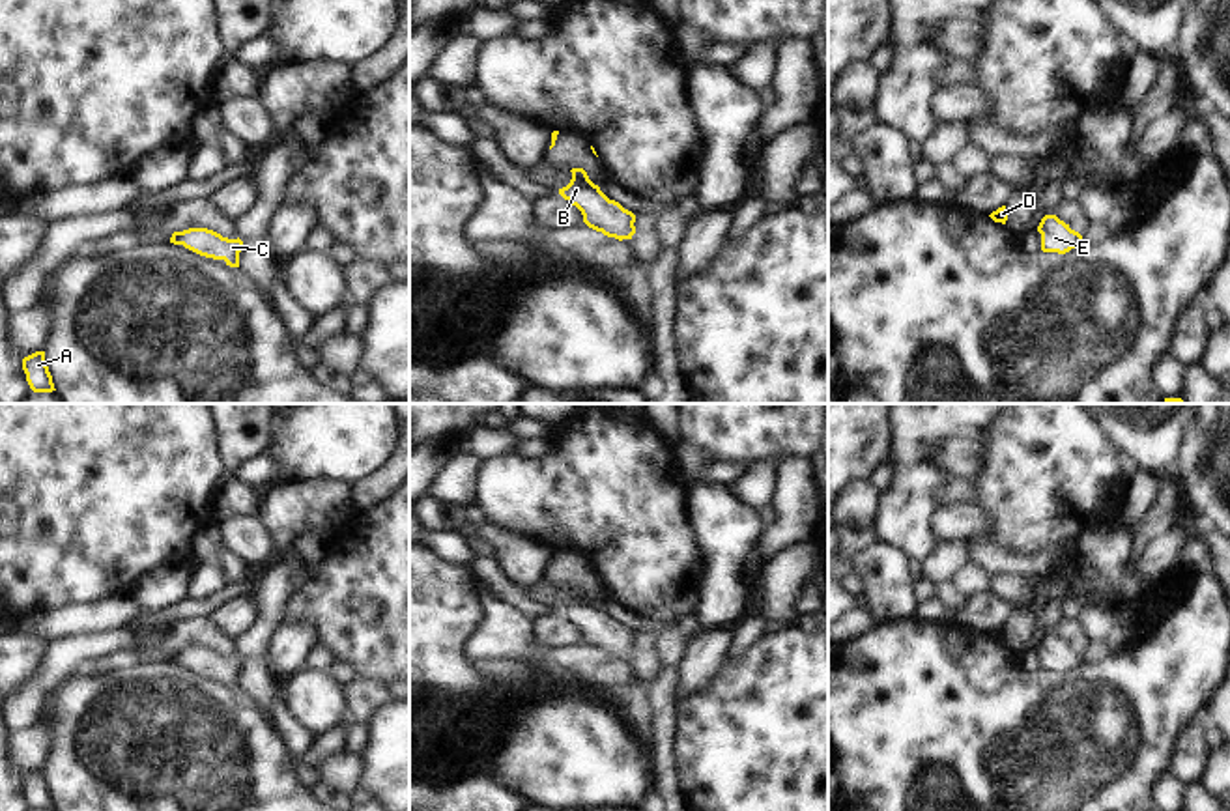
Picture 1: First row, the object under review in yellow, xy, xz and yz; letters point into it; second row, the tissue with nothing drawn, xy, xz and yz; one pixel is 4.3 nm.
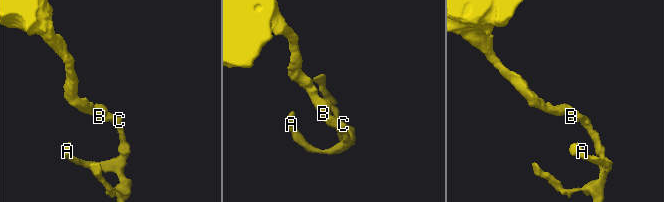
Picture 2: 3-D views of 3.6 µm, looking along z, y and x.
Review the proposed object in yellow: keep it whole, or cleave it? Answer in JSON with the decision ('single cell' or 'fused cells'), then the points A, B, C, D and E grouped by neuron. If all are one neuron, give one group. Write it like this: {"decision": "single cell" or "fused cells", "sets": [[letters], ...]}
{"decision": "single cell", "sets": [["A", "B", "C", "D", "E"]]}

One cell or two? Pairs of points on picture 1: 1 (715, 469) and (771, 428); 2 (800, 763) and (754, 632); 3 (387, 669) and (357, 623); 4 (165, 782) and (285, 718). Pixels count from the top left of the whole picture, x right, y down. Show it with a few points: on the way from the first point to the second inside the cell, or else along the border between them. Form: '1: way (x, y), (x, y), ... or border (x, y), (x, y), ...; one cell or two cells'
1: border (713, 460), (744, 466); two cells
2: border (763, 636), (737, 660), (728, 662); two cells
3: way (387, 658), (386, 651), (369, 634); one cell
4: border (271, 714), (298, 761); two cells

